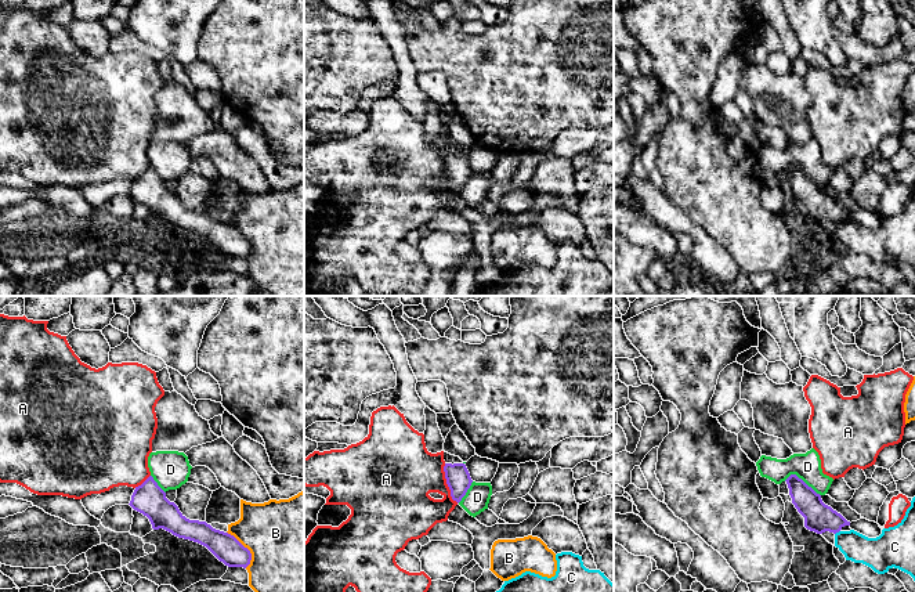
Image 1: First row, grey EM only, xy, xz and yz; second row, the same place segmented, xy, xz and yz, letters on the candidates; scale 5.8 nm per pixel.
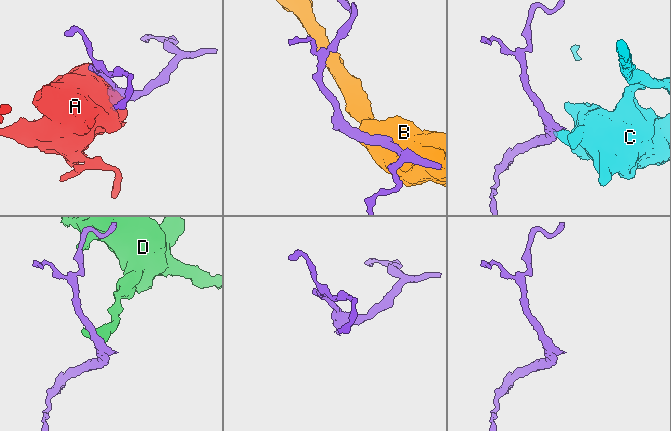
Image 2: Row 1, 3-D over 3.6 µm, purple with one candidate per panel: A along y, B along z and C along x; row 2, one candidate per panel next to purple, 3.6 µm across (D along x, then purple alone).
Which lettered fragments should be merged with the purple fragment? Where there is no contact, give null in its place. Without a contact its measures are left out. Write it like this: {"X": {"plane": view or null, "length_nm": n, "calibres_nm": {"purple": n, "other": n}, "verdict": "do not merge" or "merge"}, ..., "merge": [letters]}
{"A": {"plane": "xz", "length_nm": 240, "calibres_nm": {"purple": 140, "other": 360}, "verdict": "do not merge"}, "B": {"plane": "xy", "length_nm": 240, "calibres_nm": {"purple": 160, "other": 460}, "verdict": "do not merge"}, "C": {"plane": "yz", "length_nm": 40, "calibres_nm": {"purple": 170, "other": 180}, "verdict": "do not merge"}, "D": {"plane": "yz", "length_nm": 240, "calibres_nm": {"purple": 170, "other": 160}, "verdict": "do not merge"}, "merge": []}

